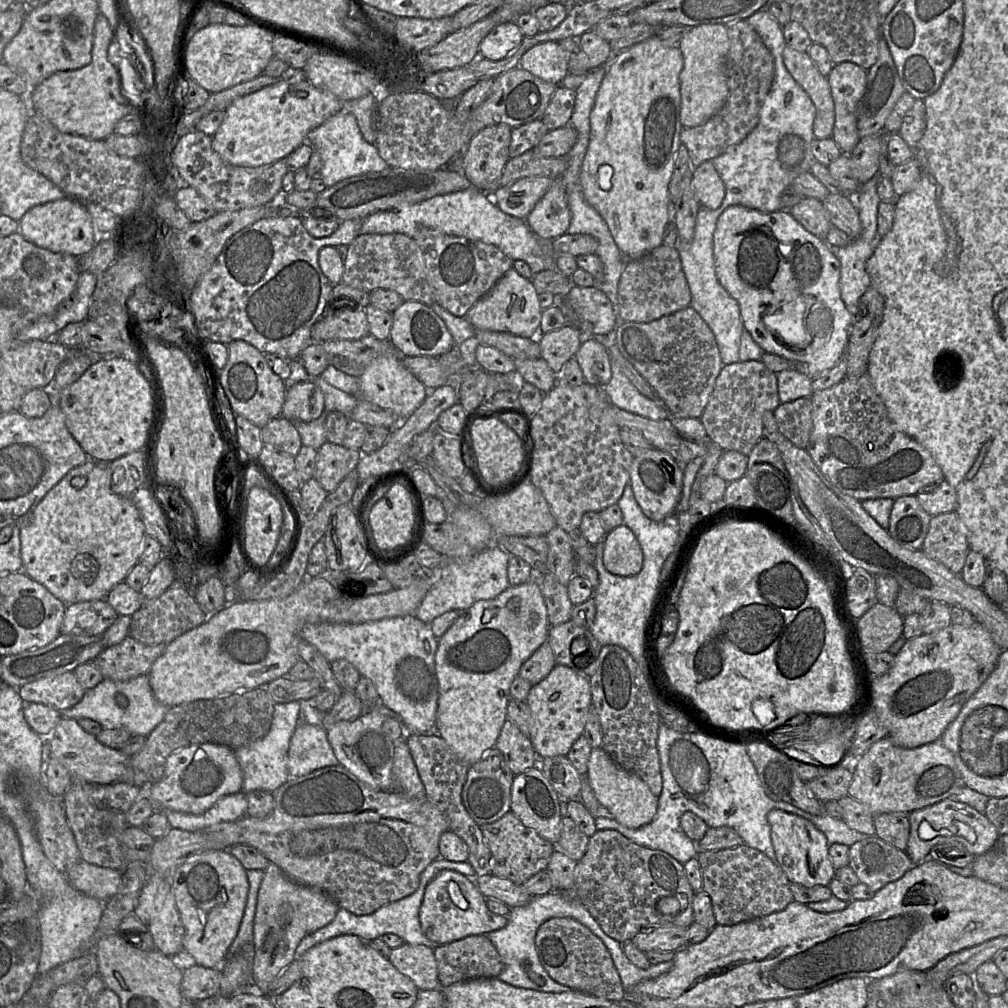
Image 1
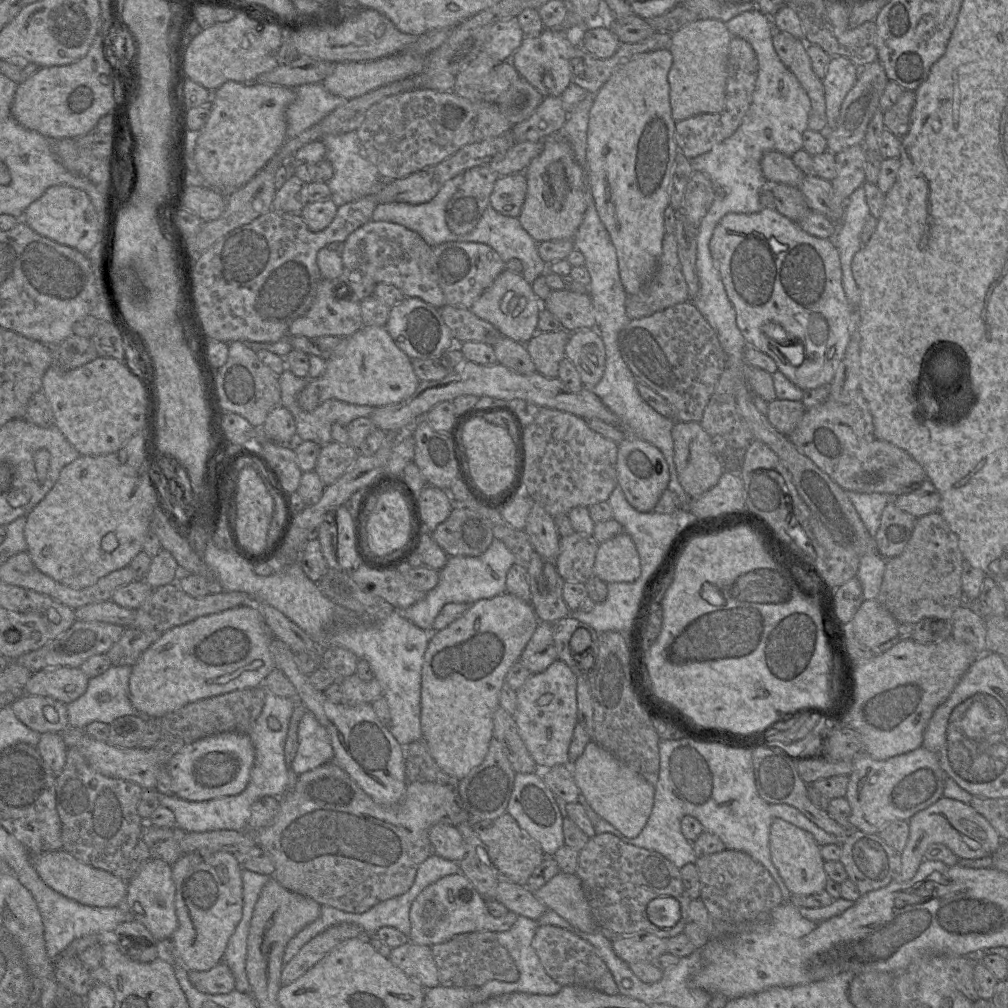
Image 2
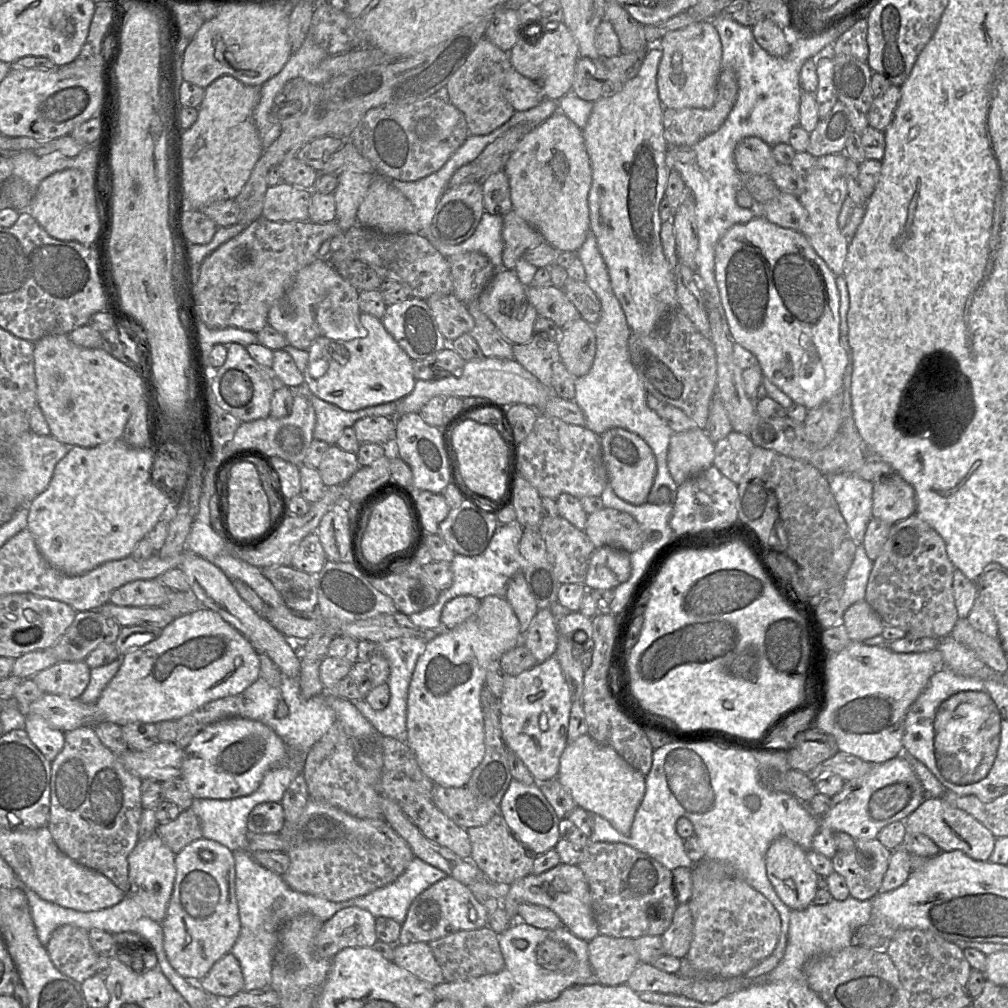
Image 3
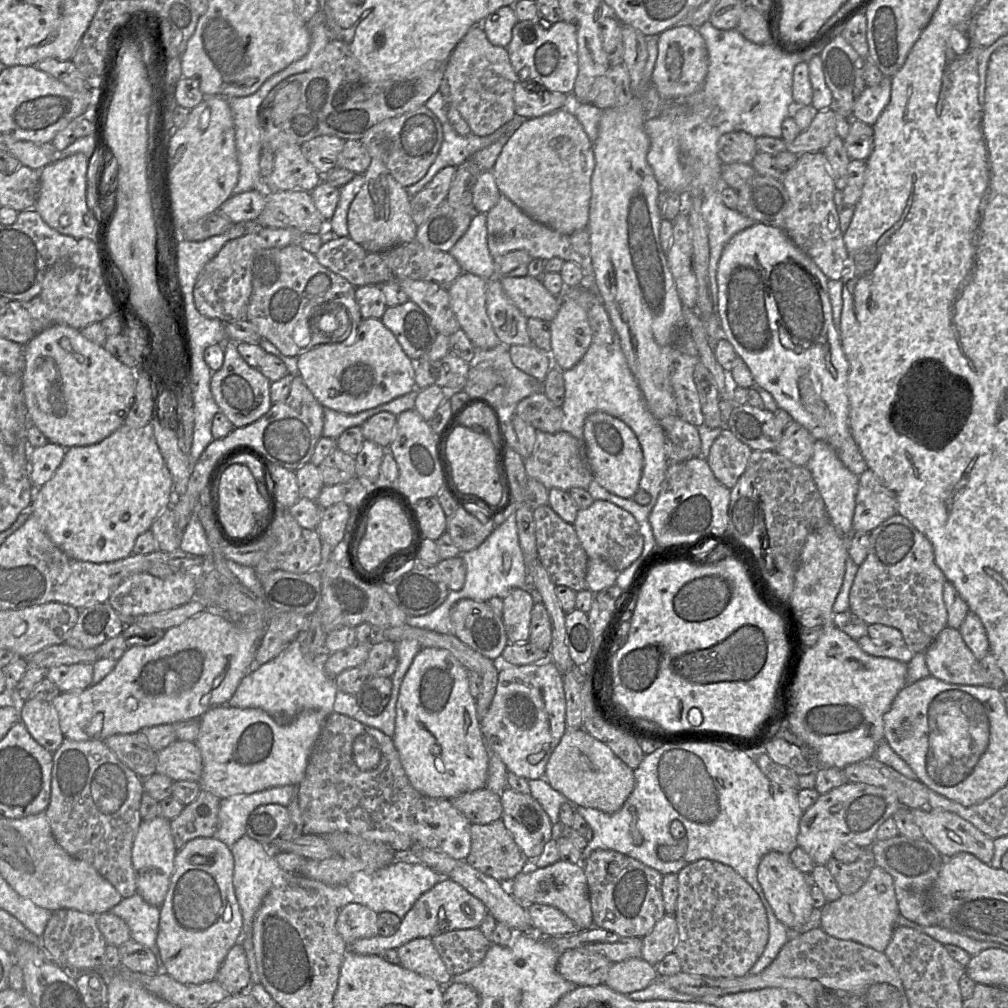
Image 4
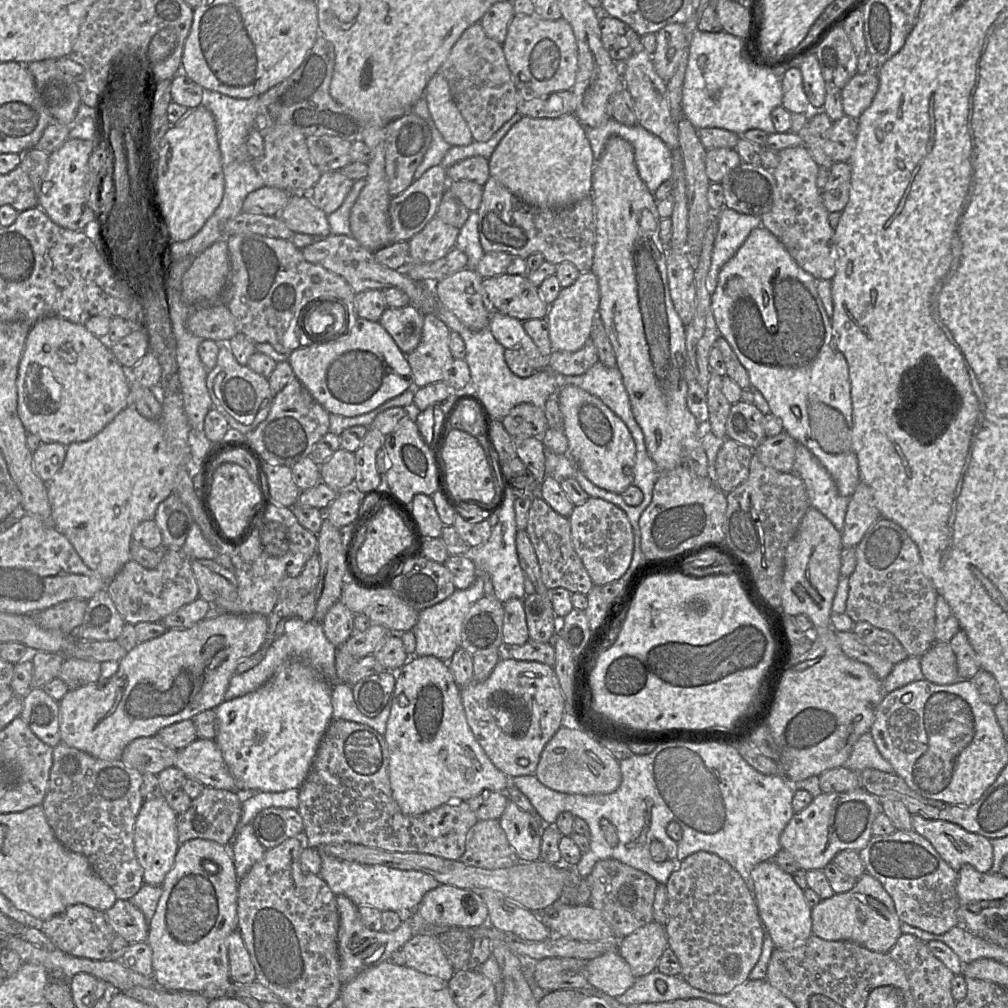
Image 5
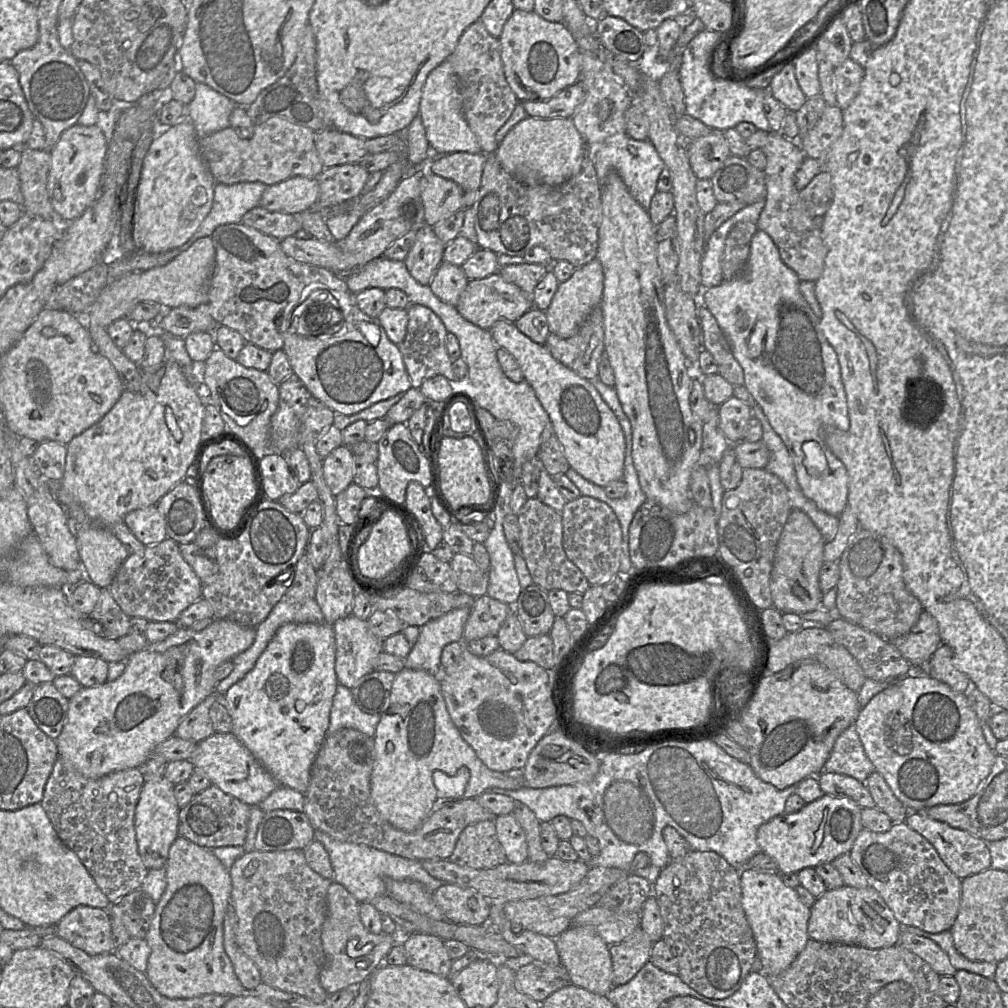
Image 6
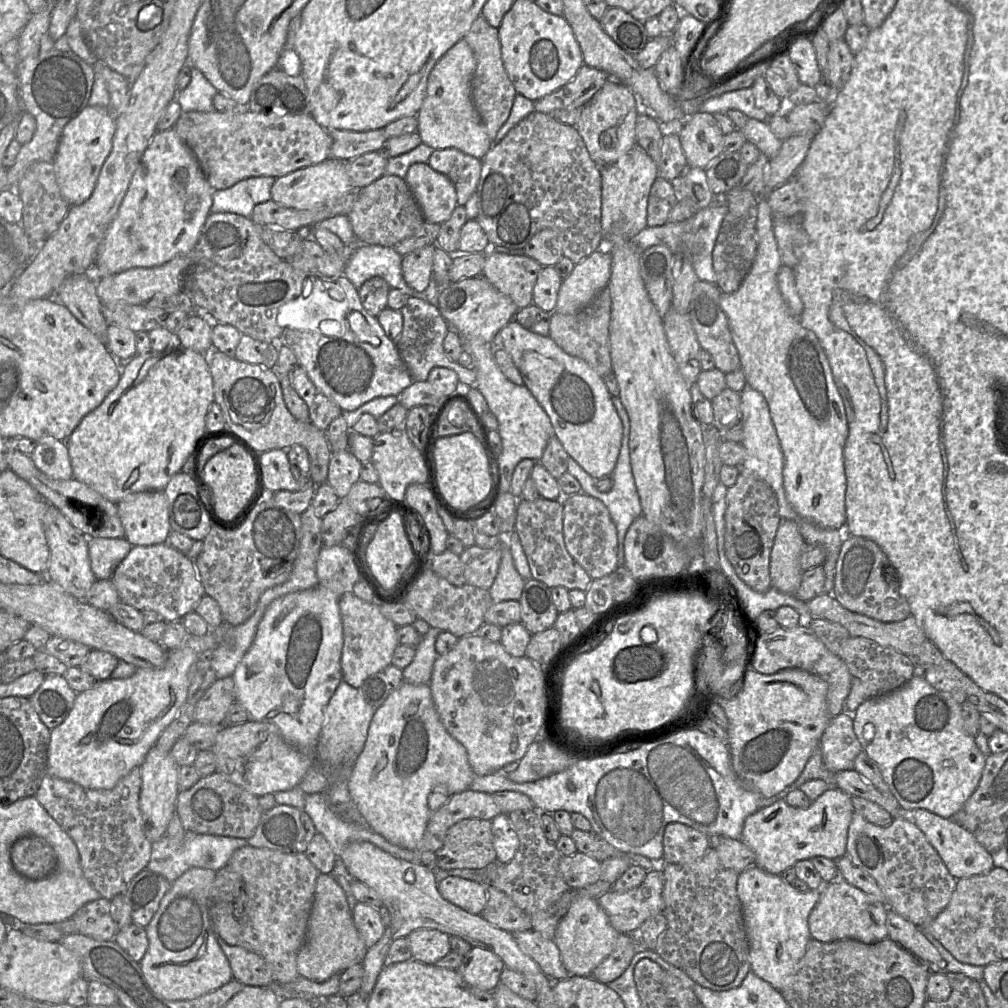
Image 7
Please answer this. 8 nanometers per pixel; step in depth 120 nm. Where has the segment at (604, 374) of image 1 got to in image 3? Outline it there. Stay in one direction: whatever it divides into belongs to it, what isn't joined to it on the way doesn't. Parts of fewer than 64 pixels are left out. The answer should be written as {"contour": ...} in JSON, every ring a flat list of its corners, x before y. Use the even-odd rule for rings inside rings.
{"contour":[[579,317,560,329,558,339,560,361,574,377,586,375,593,365,596,353,593,326]]}

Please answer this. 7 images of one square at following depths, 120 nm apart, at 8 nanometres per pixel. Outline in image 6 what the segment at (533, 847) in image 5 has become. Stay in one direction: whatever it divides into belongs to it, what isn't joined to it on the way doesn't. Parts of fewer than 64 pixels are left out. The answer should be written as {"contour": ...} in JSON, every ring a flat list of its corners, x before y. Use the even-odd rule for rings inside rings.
{"contour":[[513,814,496,816,497,836,502,844,507,861,521,864,528,860,528,844,526,834]]}

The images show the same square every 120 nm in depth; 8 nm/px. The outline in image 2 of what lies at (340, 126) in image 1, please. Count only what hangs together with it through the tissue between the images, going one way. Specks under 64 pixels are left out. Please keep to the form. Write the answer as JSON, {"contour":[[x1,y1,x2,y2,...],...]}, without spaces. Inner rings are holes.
{"contour":[[322,83,303,84,293,89,295,99,286,110,287,138,299,135,347,101,330,93],[356,131,328,135,322,141,326,147,325,159,332,164,334,170,334,175,327,185,331,190,331,199,338,207,378,190,379,172,376,166,368,160]]}

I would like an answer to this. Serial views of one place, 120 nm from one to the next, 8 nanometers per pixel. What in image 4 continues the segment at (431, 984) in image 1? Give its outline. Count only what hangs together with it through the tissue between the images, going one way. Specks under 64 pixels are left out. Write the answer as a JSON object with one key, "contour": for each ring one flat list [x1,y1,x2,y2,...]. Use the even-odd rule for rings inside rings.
{"contour":[[415,938,400,946,397,952,402,967,430,978,441,986,451,982,453,976,447,970,431,938]]}

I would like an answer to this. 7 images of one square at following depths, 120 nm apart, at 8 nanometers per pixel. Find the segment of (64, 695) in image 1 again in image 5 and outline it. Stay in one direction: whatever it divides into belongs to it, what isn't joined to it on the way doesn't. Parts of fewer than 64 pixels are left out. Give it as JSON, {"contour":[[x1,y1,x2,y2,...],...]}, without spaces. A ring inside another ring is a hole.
{"contour":[[65,657,58,678,70,689,76,689,97,682,100,679,100,662]]}

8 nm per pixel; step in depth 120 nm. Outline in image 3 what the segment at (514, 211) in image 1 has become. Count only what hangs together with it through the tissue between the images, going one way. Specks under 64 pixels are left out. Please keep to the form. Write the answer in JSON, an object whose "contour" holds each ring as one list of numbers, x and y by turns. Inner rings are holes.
{"contour":[[504,171,491,174,482,183,484,211,492,215,504,216,513,210,510,187]]}

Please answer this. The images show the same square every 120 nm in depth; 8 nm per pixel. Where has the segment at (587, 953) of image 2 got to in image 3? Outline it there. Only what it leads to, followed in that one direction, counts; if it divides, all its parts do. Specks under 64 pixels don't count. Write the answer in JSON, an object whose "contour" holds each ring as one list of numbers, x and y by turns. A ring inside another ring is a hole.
{"contour":[[547,939,536,950,537,962,555,973,568,974,577,966,577,956,566,944]]}

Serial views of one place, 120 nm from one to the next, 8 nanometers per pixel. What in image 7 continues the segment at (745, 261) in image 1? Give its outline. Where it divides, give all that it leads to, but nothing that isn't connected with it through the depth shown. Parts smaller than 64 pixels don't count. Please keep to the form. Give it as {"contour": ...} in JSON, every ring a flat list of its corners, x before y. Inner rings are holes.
{"contour":[[764,197,759,198,757,209,757,250,754,261,735,292,721,292,720,306,728,318,746,383,759,391,767,402,783,453,783,487,788,503,801,517,815,524,825,528,844,529,846,475,843,450,848,436,848,424,843,400,816,335,803,327,799,318,790,313,780,292,777,275,782,262,773,233,772,212]]}

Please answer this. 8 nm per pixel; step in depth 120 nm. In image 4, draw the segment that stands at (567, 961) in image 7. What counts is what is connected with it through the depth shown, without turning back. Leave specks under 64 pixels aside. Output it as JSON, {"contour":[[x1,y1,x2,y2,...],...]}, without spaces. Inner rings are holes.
{"contour":[[641,958,613,963,604,982,612,990,628,995,643,990,658,977,655,966]]}

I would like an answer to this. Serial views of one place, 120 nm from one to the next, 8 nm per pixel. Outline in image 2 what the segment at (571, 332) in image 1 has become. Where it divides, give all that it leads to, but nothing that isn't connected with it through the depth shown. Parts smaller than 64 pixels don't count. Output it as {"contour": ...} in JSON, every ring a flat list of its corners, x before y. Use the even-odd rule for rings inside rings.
{"contour":[[564,329,554,332,537,331,525,344,538,373,550,379,558,378,559,363,565,357,569,337,570,333]]}

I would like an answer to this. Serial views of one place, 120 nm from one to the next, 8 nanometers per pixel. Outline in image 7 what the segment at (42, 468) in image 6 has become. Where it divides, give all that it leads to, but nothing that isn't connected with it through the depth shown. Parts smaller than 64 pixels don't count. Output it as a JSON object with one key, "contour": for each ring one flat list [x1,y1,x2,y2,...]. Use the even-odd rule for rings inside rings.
{"contour":[[39,440,30,455,36,467,55,480,73,479,73,471,66,441]]}

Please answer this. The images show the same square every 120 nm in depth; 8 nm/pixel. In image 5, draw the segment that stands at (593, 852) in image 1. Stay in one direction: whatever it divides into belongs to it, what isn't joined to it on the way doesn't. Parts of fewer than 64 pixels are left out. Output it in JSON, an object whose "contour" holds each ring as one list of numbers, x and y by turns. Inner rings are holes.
{"contour":[[616,859,598,861,586,877,591,889,589,904,598,910,617,939,653,922,653,903,658,882,649,874]]}

